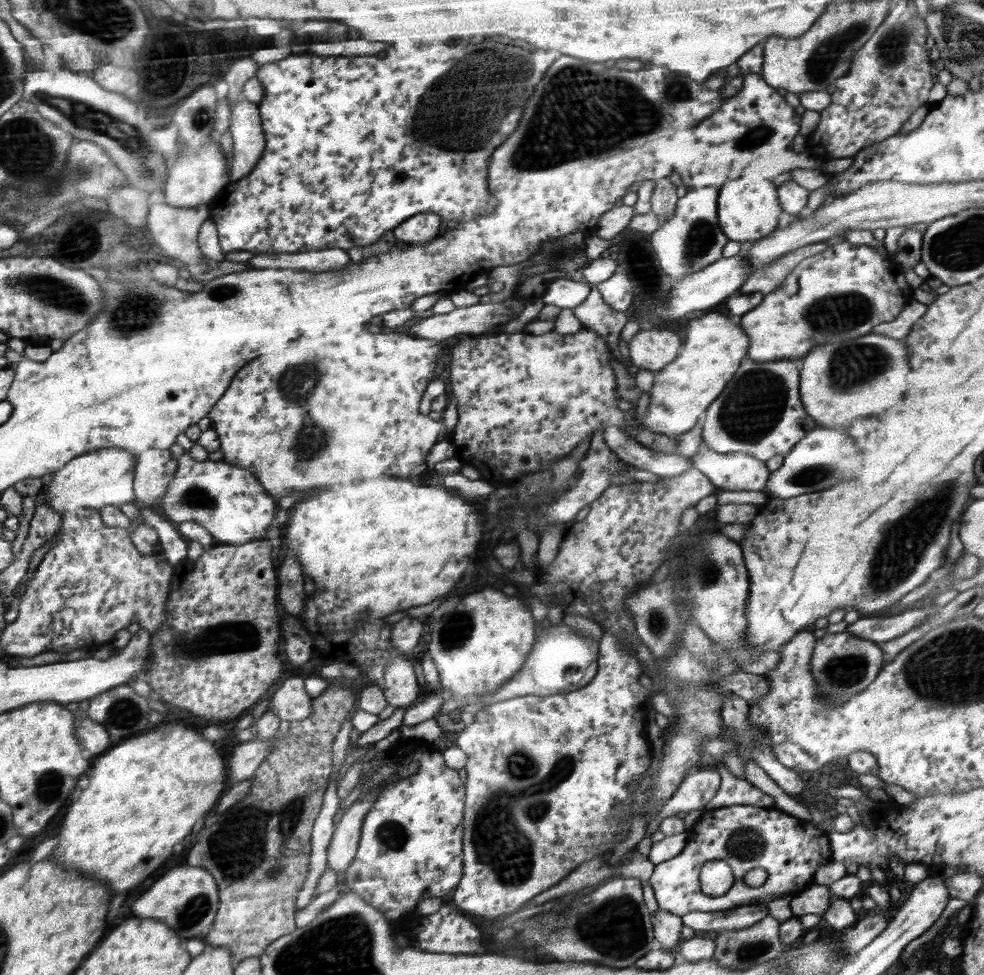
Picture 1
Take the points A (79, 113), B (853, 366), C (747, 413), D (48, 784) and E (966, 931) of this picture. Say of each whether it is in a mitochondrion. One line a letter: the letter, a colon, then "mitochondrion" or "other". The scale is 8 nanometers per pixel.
A: mitochondrion
B: mitochondrion
C: mitochondrion
D: mitochondrion
E: other

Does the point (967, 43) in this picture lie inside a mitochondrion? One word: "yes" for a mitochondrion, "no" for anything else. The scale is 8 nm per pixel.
yes

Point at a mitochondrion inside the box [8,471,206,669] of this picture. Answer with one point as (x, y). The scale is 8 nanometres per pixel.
(177, 646)

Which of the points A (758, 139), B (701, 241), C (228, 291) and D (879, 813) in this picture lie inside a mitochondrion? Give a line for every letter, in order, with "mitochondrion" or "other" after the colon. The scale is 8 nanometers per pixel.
A: mitochondrion
B: mitochondrion
C: mitochondrion
D: other

